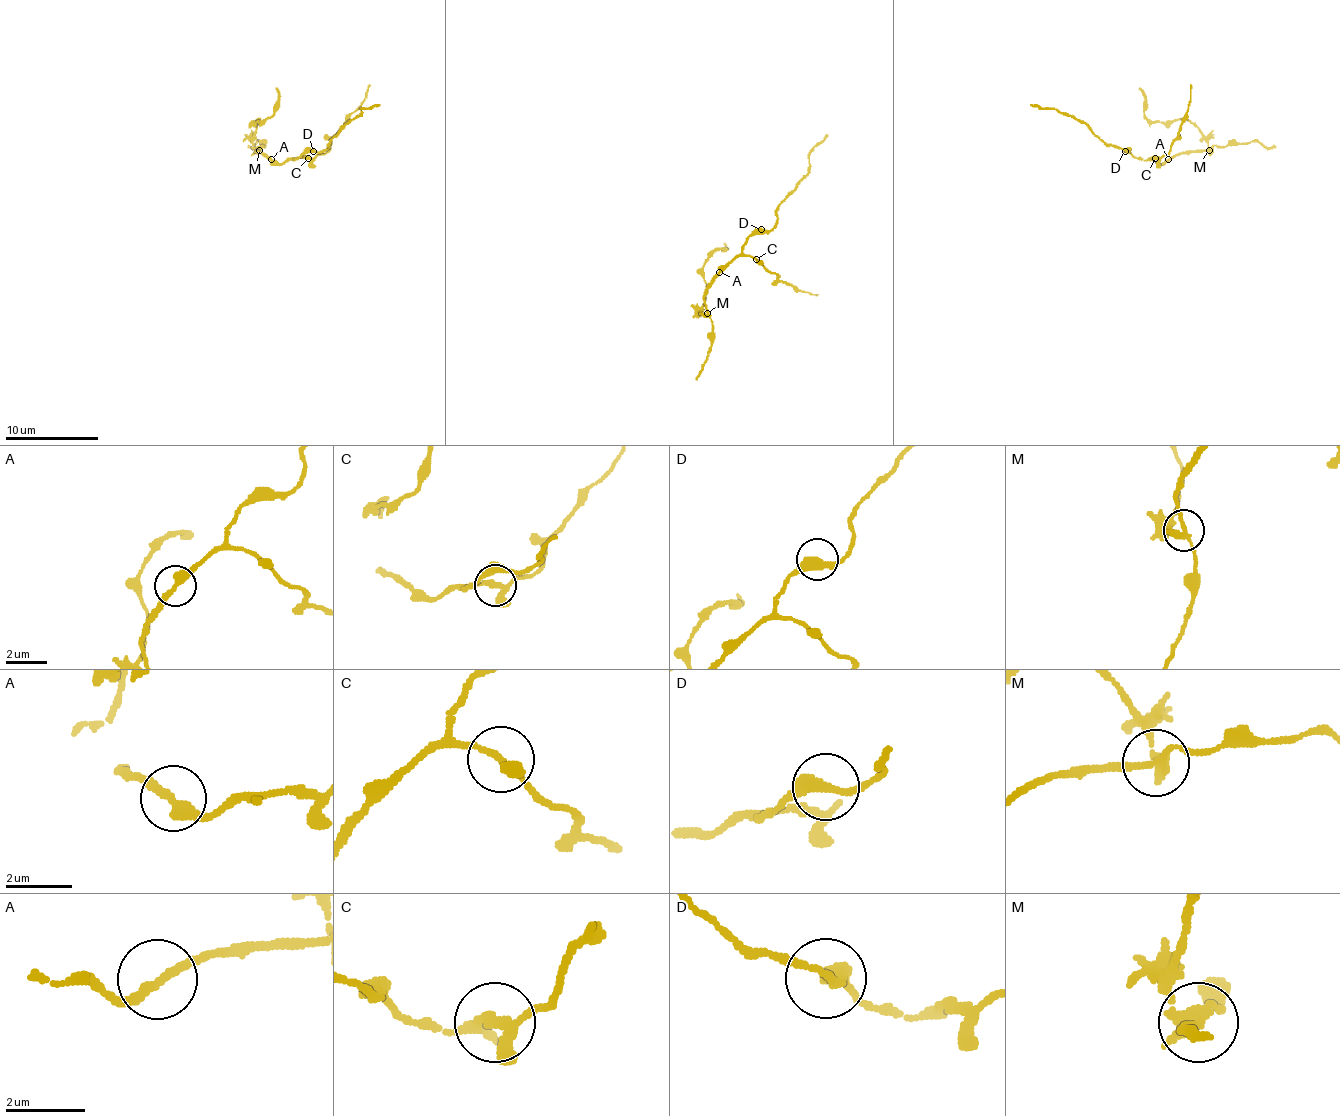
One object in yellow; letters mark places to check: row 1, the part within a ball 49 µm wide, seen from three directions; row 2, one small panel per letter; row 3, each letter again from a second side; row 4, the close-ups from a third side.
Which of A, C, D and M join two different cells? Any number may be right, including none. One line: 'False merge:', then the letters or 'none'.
False merge: C, M

